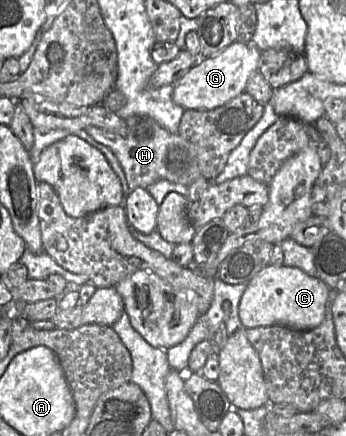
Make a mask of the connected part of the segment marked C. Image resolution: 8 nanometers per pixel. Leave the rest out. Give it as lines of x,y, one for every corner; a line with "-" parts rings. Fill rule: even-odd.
269,264
247,282
238,307
242,328
280,325
297,331
313,330
324,320
330,290
317,276
309,276
300,268

